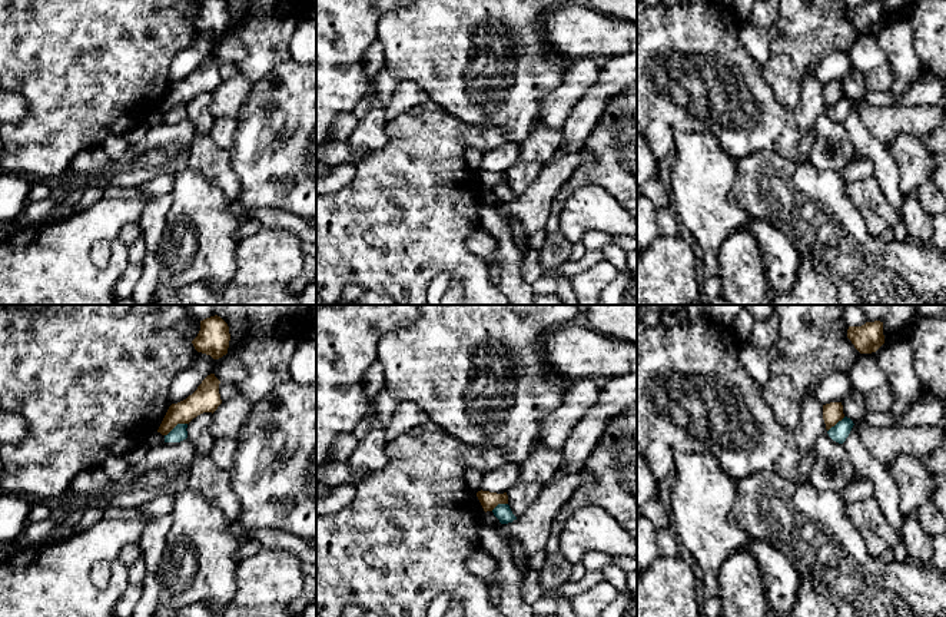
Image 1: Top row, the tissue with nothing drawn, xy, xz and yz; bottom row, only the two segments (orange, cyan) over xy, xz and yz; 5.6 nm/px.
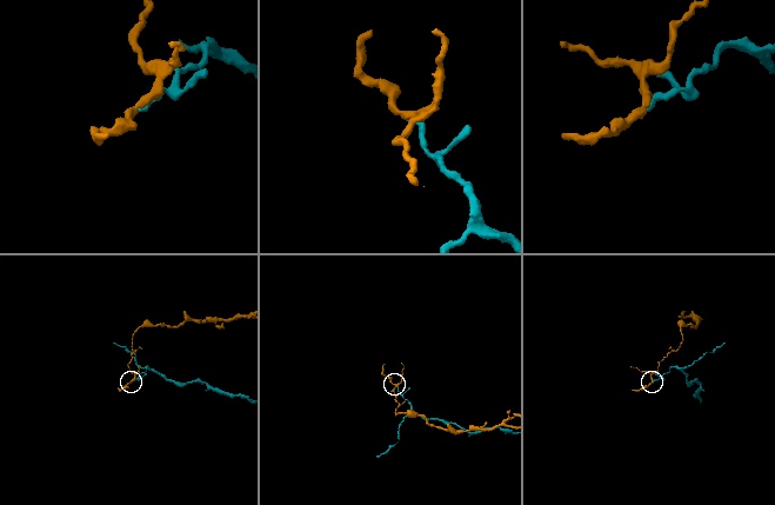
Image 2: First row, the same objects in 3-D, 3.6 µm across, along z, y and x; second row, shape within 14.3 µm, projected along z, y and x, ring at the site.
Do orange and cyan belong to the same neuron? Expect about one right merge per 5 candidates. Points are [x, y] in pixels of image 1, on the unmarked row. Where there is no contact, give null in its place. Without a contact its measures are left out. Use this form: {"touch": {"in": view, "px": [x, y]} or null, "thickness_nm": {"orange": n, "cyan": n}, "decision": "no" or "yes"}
{"touch": {"in": "xy", "px": [175, 105]}, "thickness_nm": {"orange": 160, "cyan": 90}, "decision": "no"}

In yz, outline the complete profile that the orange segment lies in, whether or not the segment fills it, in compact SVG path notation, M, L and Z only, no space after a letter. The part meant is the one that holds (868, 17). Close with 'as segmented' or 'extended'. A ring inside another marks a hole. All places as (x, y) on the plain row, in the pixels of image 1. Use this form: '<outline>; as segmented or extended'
M866 1L862 6L849 6L847 17L860 33L876 31L884 23L883 1Z; as segmented

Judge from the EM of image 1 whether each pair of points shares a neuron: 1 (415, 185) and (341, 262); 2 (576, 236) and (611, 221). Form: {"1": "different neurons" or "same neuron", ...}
{"1": "same neuron", "2": "same neuron"}

